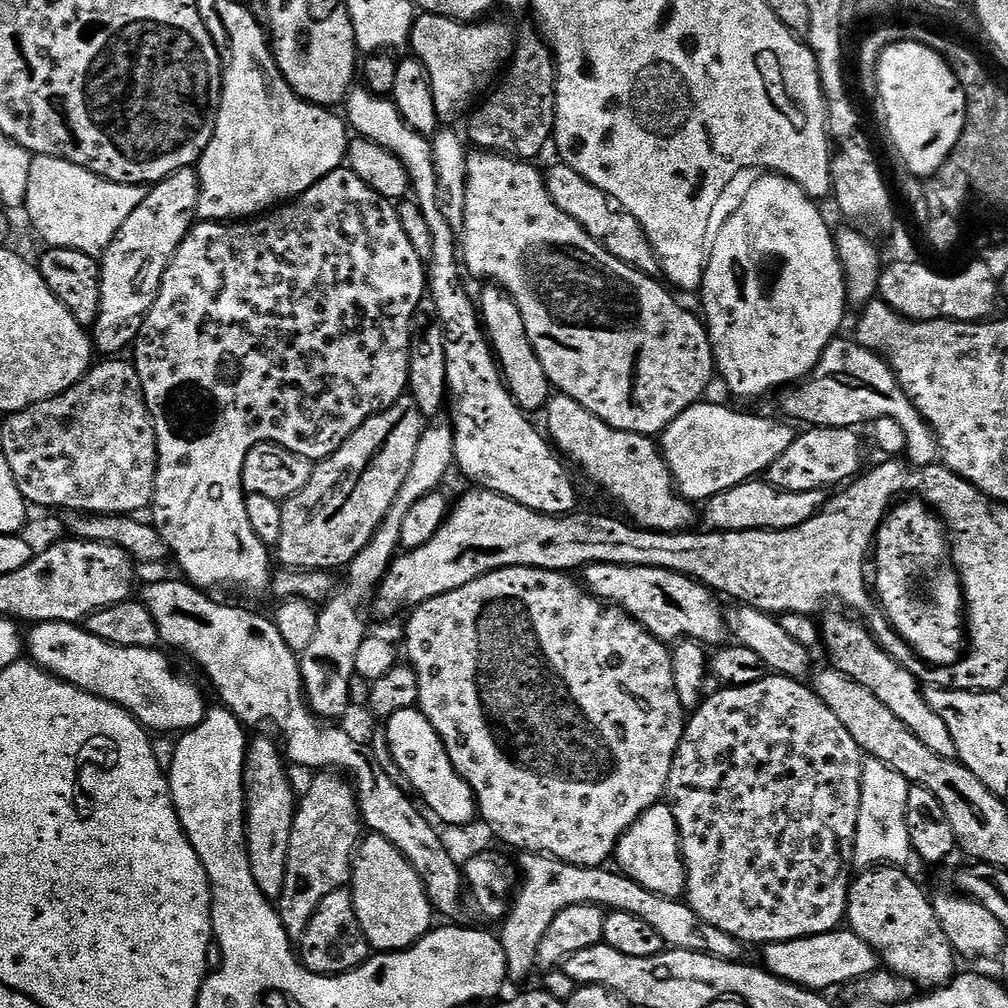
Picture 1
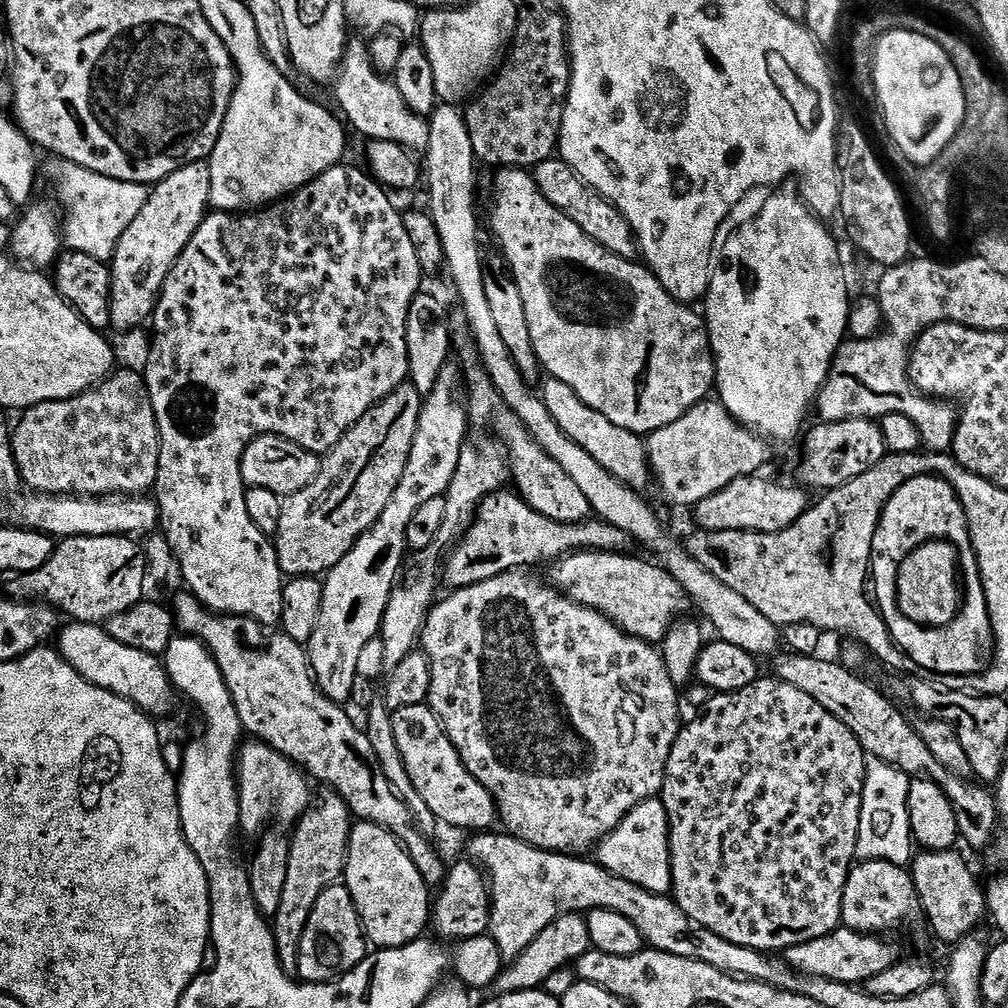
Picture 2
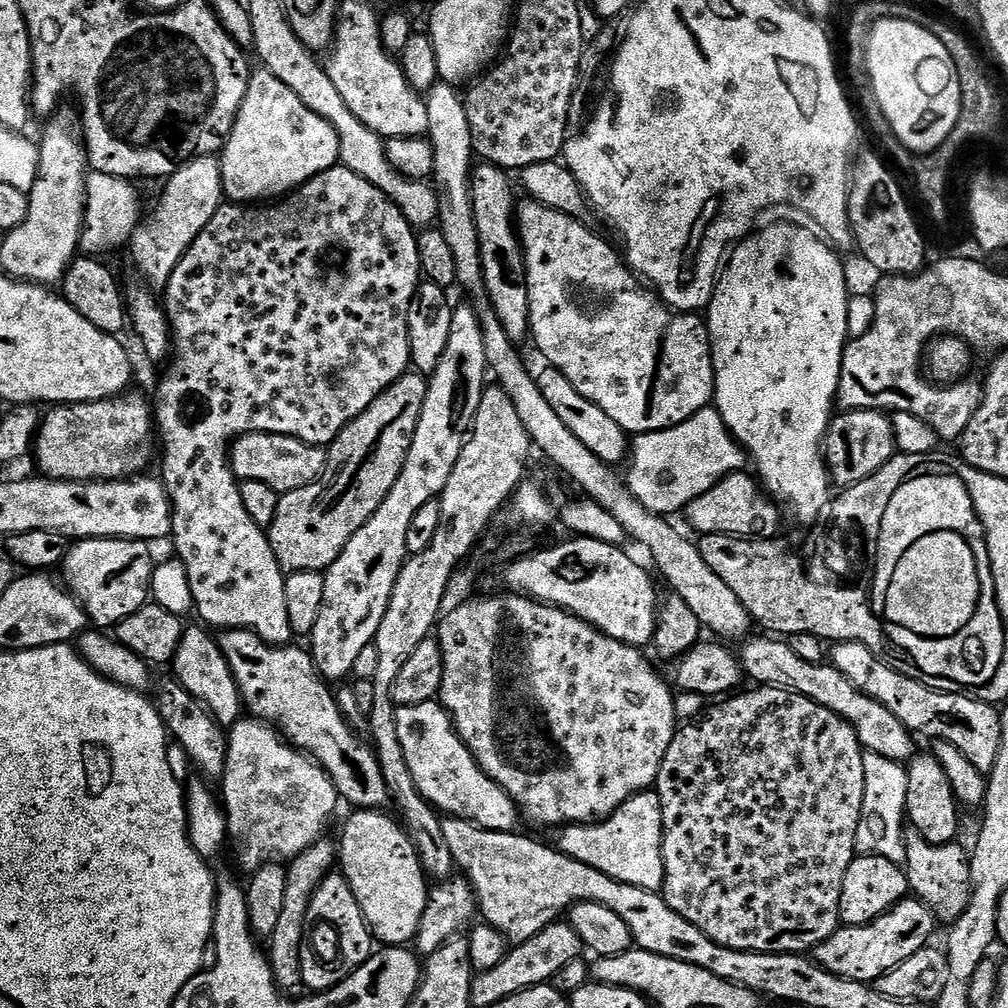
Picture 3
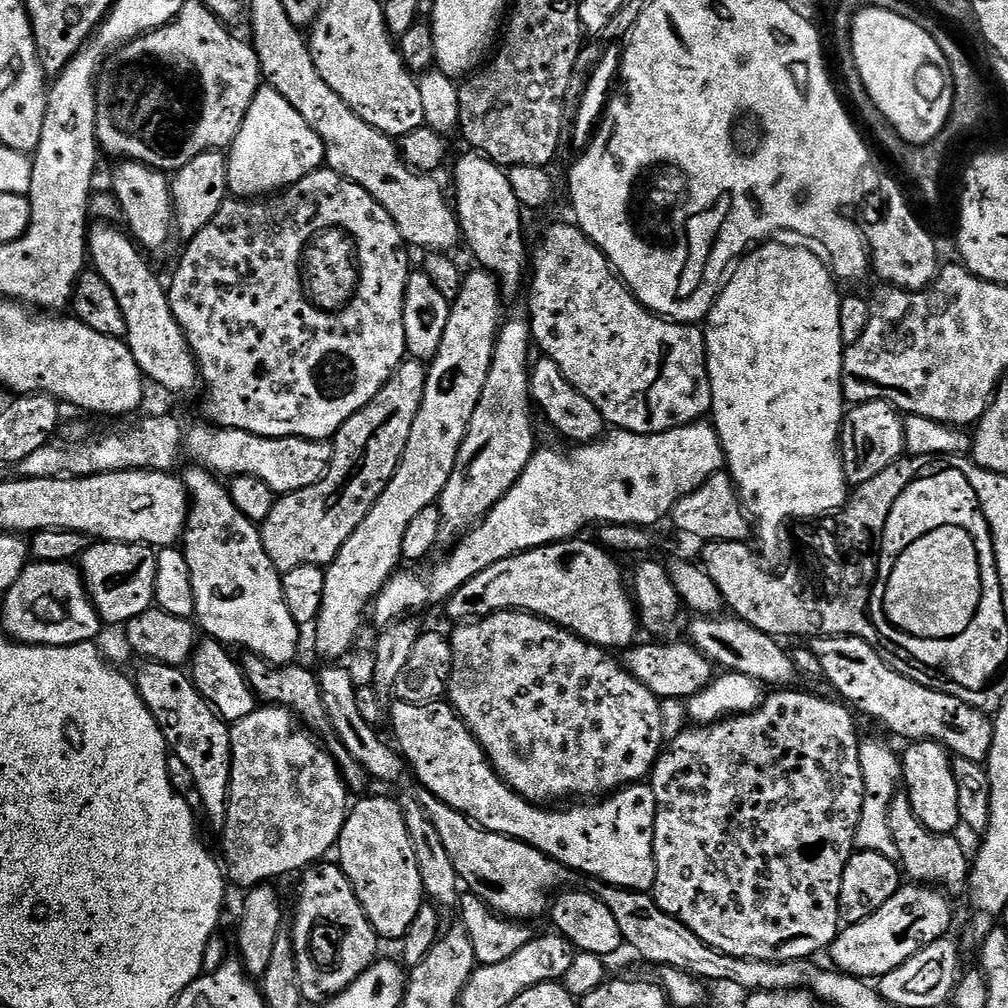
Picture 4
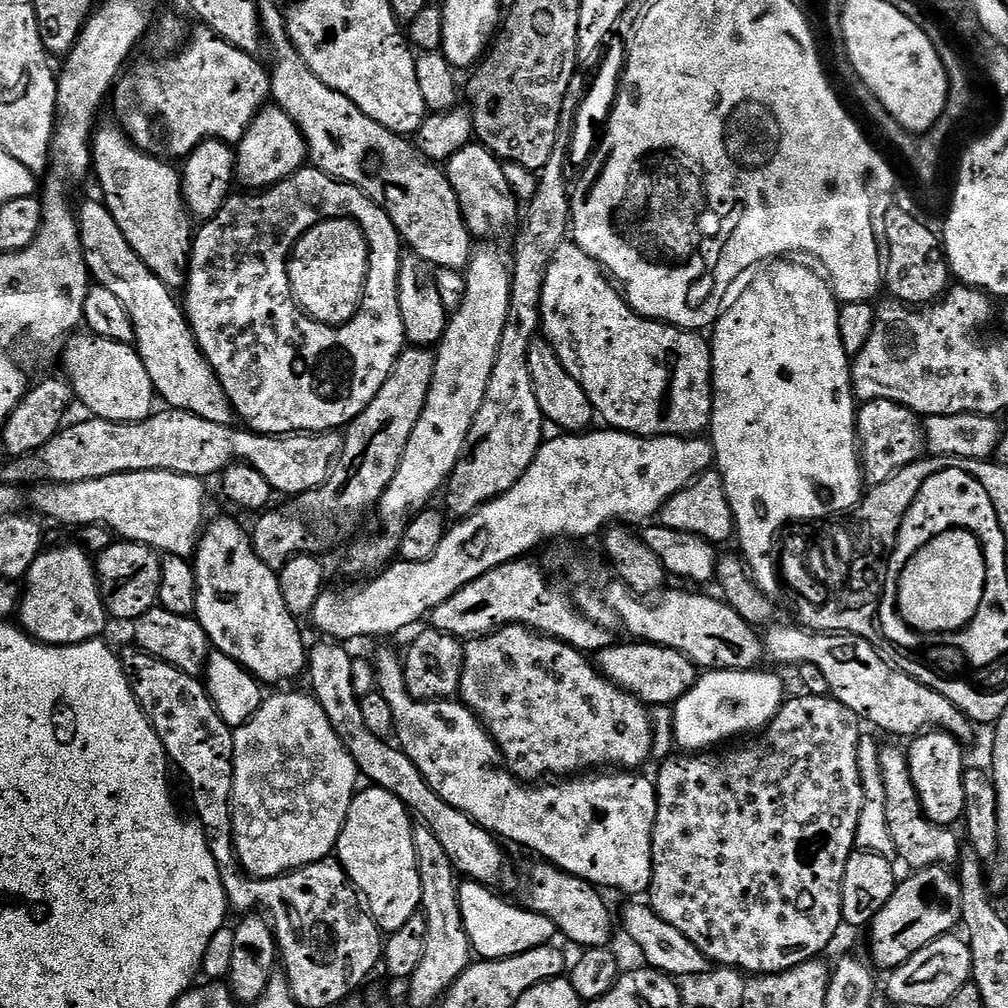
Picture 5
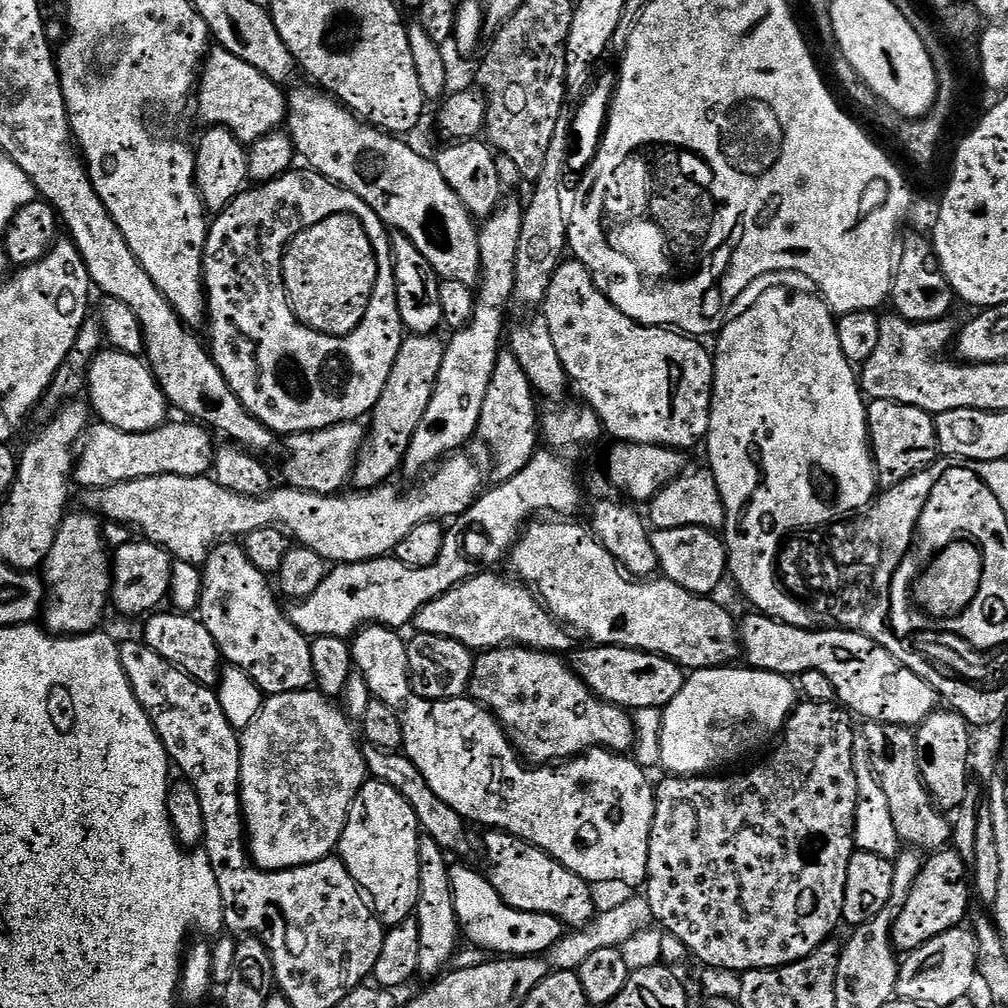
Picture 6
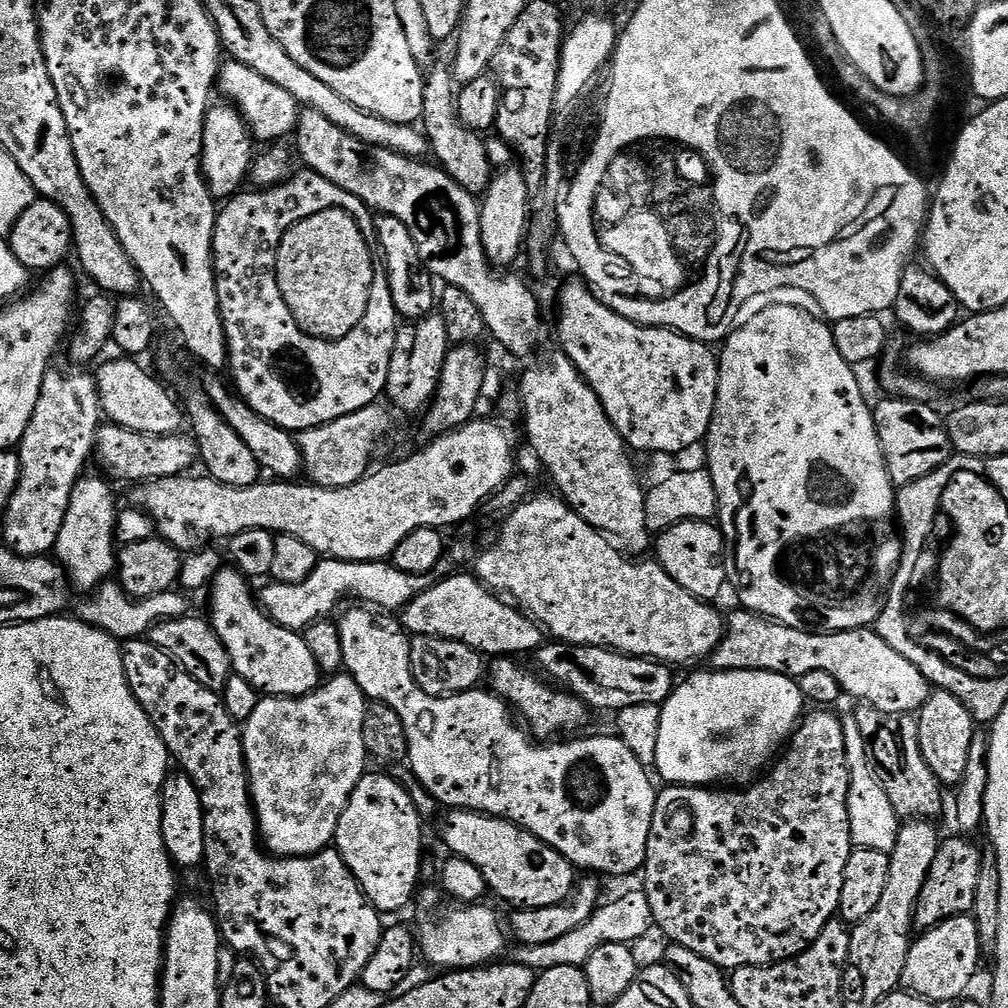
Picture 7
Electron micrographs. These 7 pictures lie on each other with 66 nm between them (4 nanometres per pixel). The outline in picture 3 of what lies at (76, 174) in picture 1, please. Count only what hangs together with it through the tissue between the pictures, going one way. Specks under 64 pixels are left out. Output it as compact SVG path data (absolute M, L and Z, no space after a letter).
M89 171L84 181L84 231L80 233L80 248L87 255L97 258L103 257L103 252L112 252L115 248L120 248L129 243L132 235L136 233L138 225L141 223L140 198L132 186L131 179L122 176L111 176L101 172Z

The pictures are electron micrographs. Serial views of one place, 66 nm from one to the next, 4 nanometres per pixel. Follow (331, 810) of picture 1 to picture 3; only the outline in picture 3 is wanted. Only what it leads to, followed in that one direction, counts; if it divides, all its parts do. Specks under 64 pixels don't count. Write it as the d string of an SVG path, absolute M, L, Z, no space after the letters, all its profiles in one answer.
M321 838L311 844L305 852L298 854L296 859L287 865L286 898L282 905L274 934L267 941L266 955L268 965L272 968L272 977L276 987L289 998L300 998L305 995L306 985L302 974L302 942L304 941L304 927L308 921L310 902L318 890L318 886L337 867L338 848L328 838Z

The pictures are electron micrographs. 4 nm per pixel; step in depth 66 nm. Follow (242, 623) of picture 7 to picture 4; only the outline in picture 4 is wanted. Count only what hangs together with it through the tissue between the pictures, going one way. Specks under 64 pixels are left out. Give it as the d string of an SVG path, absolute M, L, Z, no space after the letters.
M188 466L182 472L182 479L190 501L182 551L193 584L195 623L203 631L205 628L208 631L205 633L211 639L219 640L233 649L245 648L245 653L260 656L273 666L293 663L297 659L296 651L300 648L302 628L294 622L294 618L290 618L290 610L286 610L286 598L282 594L280 581L282 573L274 566L274 562L270 562L270 554L266 554L266 546L262 546L259 527L248 520L238 506L234 506L227 487L223 483L220 485L221 481L209 469Z

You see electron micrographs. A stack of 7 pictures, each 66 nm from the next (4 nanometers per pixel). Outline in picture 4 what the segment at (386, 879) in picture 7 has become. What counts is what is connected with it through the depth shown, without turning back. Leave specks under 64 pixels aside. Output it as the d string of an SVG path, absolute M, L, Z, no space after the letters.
M368 796L351 805L348 817L344 819L342 834L338 841L338 863L346 874L366 918L372 924L377 936L385 941L403 941L410 930L418 910L425 904L426 897L422 886L422 874L418 874L418 858L414 858L414 846L410 846L410 830L406 830L404 815L395 799L387 800L384 796Z

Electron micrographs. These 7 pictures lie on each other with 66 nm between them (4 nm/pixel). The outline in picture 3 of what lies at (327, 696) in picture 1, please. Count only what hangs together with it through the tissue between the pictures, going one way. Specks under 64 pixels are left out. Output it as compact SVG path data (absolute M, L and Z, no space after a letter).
M457 307L450 322L450 342L446 342L446 350L442 350L442 362L428 377L426 402L422 402L422 414L418 418L418 426L414 430L414 438L410 442L410 450L406 454L406 462L398 474L398 482L386 494L382 506L368 521L346 542L342 554L324 573L324 589L322 590L322 611L318 613L318 622L314 622L314 630L310 637L310 655L316 663L316 671L325 681L349 679L354 670L354 661L358 659L366 646L374 643L378 634L378 626L382 626L382 618L386 618L386 606L390 606L390 598L394 594L394 582L398 582L398 574L404 568L404 561L409 559L406 546L406 534L414 514L426 506L426 502L437 499L446 486L447 479L454 470L455 463L462 454L469 428L473 424L479 403L482 402L486 389L484 376L488 372L486 362L486 342L482 338L480 318L475 307Z

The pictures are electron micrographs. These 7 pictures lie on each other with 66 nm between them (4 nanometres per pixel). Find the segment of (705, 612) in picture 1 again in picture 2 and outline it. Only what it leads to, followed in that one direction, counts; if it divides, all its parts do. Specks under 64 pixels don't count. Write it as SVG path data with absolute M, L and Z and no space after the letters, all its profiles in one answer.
M569 552L547 569L553 588L575 604L593 608L632 636L659 645L664 636L690 608L686 590L659 563L647 564L622 552Z

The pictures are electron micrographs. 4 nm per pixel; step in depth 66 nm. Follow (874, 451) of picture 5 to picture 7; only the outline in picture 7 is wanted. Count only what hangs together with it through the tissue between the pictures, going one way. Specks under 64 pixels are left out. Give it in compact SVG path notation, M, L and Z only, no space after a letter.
M903 398L884 399L888 400L880 400L874 404L872 417L878 430L888 477L897 489L925 478L953 459L954 449L945 417L939 416L931 408L931 403Z

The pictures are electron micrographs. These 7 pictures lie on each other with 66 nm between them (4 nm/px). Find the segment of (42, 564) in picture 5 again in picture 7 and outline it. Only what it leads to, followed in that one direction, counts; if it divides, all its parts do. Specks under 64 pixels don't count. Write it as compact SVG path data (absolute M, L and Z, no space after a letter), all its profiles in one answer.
M103 475L81 476L70 494L70 506L66 506L66 518L62 518L62 530L58 530L55 559L64 569L71 587L80 594L91 594L101 584L111 581L118 568L118 544L116 538L116 496L109 481Z

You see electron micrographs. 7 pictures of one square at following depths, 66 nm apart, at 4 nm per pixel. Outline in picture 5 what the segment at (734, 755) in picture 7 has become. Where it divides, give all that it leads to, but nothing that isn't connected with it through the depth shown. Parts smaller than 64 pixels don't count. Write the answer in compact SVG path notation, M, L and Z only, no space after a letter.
M708 670L697 675L696 685L674 705L675 747L688 754L715 749L723 740L743 732L759 733L768 727L786 699L784 684L772 672Z

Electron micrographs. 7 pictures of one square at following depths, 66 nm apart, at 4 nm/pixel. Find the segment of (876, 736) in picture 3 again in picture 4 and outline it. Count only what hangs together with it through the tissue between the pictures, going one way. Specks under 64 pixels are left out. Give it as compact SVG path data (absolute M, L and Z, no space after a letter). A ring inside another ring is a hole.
M696 618L692 624L691 643L696 649L712 661L713 665L729 672L737 672L760 681L764 686L788 686L798 676L796 664L792 661L789 649L779 648L777 637L755 629L744 620L730 618ZM772 684L772 685L768 685Z

